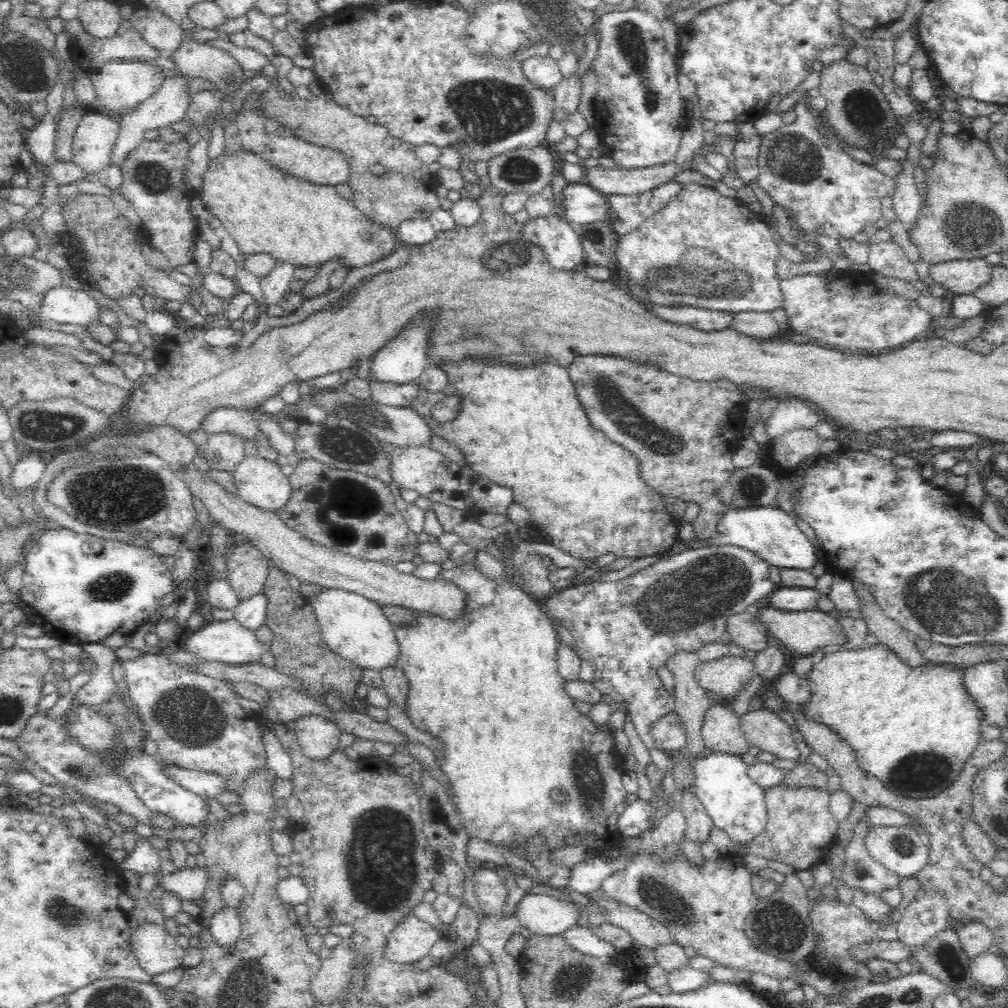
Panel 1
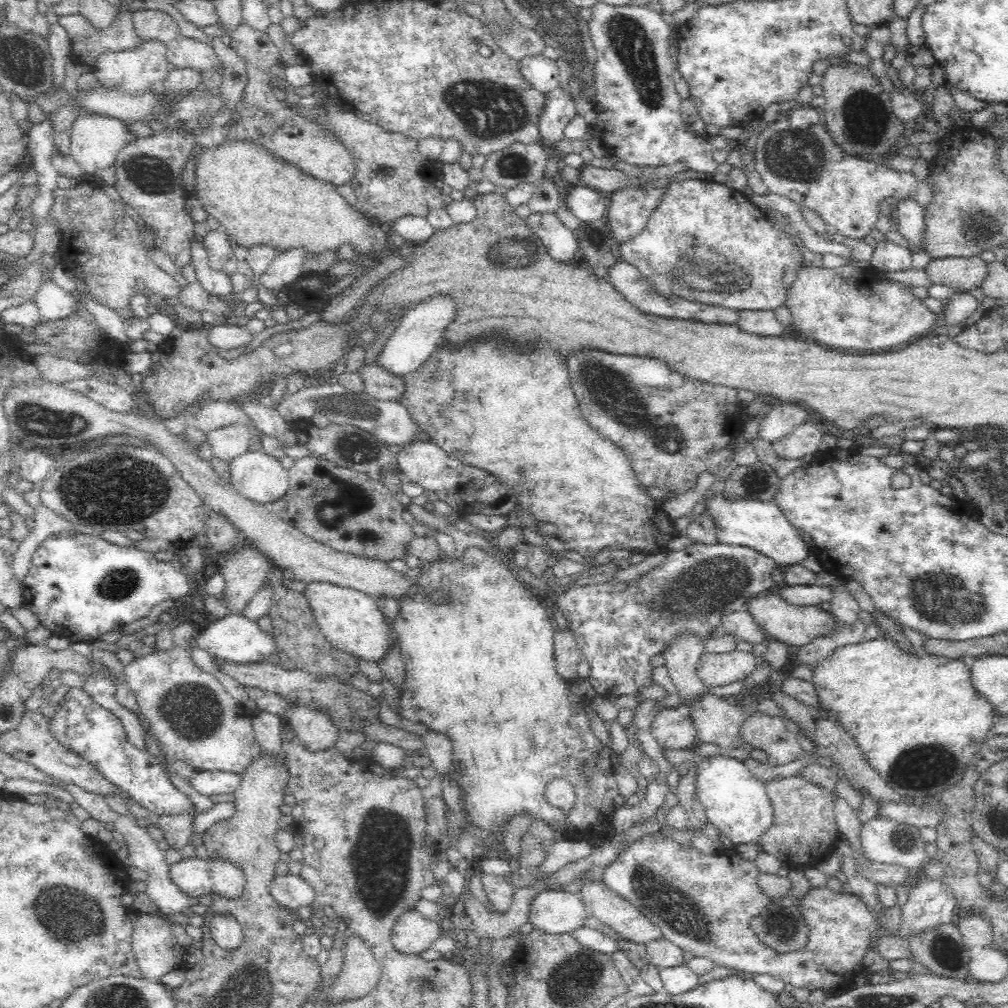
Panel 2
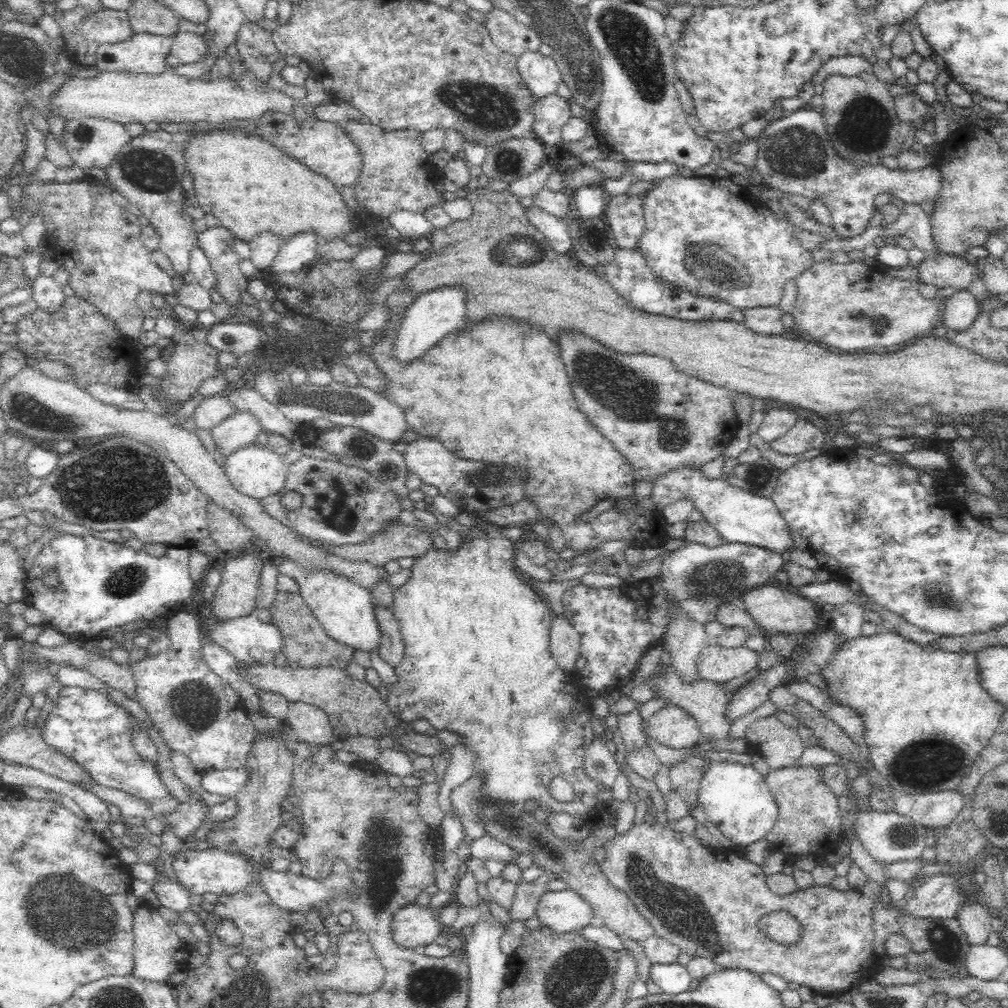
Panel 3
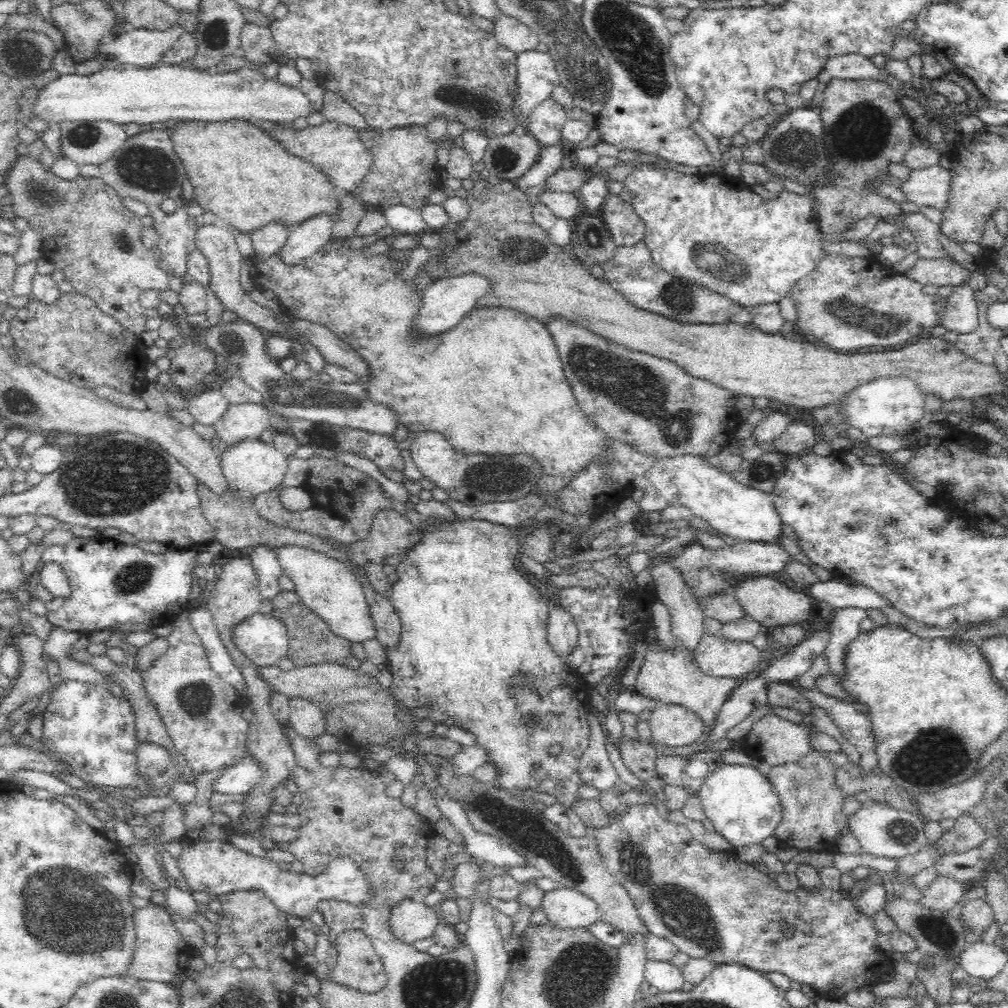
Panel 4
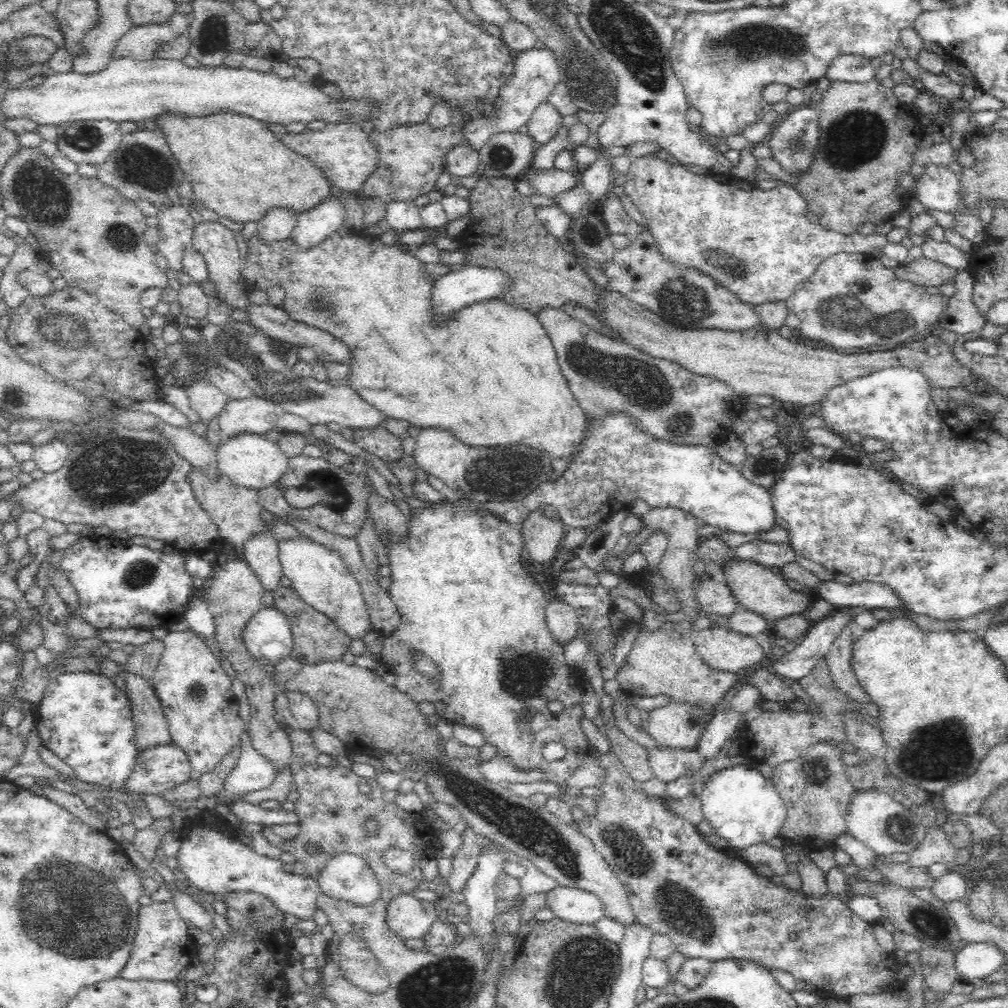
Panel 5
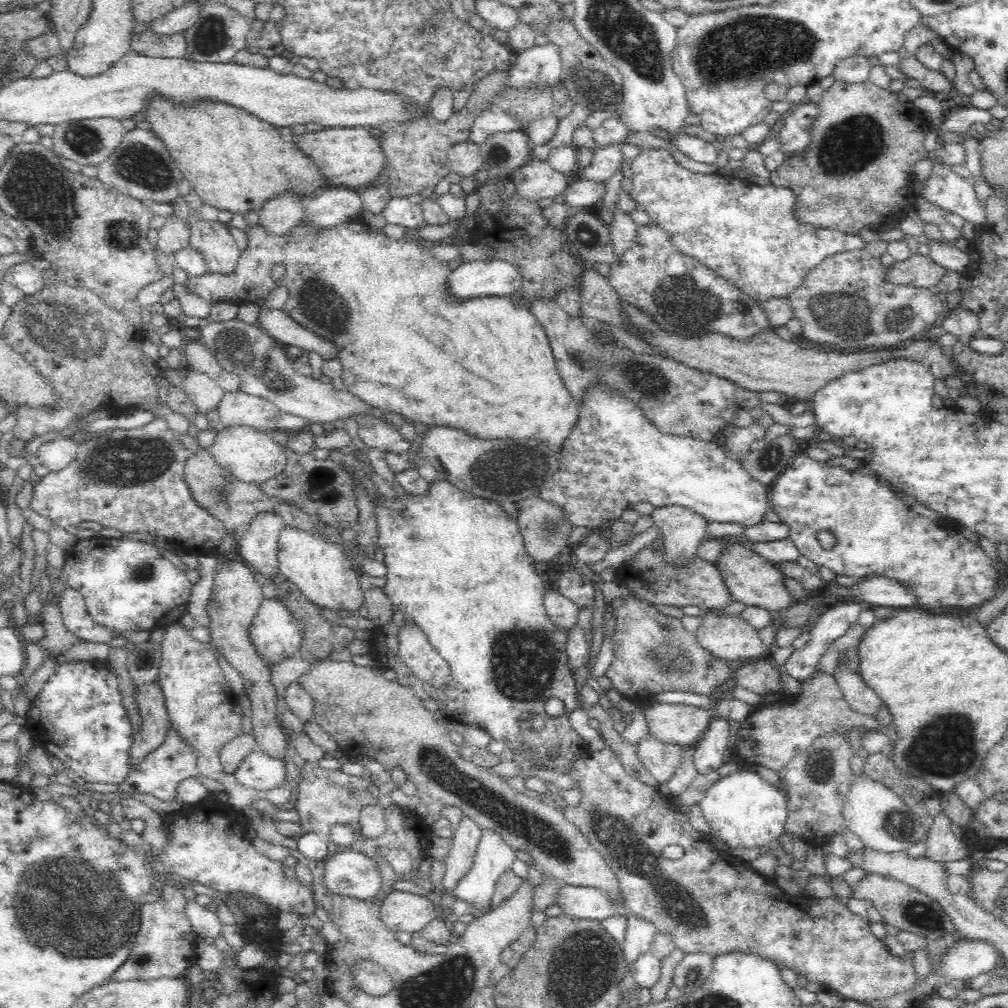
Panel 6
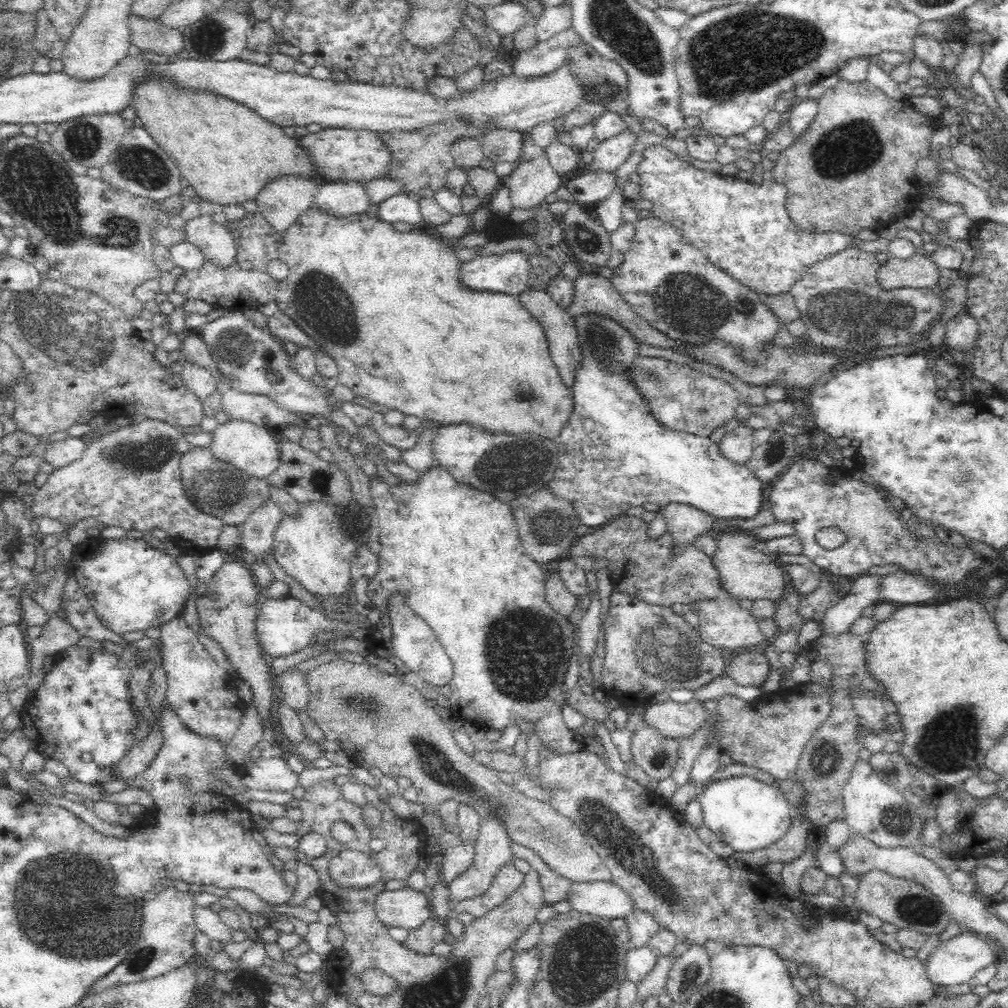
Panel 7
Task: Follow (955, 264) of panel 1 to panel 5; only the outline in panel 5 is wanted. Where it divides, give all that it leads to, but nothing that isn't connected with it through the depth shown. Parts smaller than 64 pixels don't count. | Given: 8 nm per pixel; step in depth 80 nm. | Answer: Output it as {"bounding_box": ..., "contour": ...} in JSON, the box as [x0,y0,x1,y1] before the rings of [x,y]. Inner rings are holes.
{"bounding_box":[894,256,959,288],"contour":[[[922,256],[910,263],[898,265],[894,272],[899,280],[906,280],[924,288],[928,286],[939,288],[946,282],[956,283],[959,270]]]}

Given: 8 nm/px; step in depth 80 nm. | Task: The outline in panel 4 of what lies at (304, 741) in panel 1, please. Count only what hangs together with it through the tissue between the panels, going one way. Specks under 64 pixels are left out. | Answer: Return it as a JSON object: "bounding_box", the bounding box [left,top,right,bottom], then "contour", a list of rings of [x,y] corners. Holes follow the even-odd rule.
{"bounding_box":[286,699,326,738],"contour":[[[289,699],[289,717],[286,725],[292,727],[302,738],[318,738],[326,734],[324,713],[308,700]]]}

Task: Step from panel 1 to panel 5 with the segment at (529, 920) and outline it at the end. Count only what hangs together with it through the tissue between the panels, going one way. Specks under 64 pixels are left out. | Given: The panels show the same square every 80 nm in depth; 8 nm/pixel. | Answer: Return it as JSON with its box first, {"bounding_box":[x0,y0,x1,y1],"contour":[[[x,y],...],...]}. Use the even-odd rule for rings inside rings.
{"bounding_box":[546,884,603,925],"contour":[[[556,884],[547,888],[546,907],[554,914],[553,918],[563,920],[568,924],[593,925],[603,917],[602,903],[598,901],[596,896],[590,894],[590,892],[562,887]]]}

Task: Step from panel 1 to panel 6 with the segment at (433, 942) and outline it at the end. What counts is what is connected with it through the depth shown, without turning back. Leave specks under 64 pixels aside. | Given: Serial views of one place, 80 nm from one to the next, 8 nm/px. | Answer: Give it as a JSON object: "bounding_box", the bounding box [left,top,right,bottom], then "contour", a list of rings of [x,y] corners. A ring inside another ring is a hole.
{"bounding_box":[380,892,442,934],"contour":[[[392,892],[382,904],[380,918],[392,932],[416,934],[435,918],[442,916],[438,906],[425,896],[408,892]]]}

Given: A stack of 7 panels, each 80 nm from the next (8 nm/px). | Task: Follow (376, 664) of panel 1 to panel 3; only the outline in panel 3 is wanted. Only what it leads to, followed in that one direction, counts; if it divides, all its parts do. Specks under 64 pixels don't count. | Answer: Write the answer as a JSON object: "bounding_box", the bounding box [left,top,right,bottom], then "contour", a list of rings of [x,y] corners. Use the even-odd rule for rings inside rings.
{"bounding_box":[276,561,382,655],"contour":[[[286,561],[277,563],[276,567],[280,573],[296,580],[304,601],[306,601],[326,634],[335,643],[343,644],[364,654],[370,655],[372,652],[379,652],[382,633],[369,590],[357,584],[352,584],[339,576],[331,575],[329,572],[309,574],[309,572],[302,571],[296,565]]]}

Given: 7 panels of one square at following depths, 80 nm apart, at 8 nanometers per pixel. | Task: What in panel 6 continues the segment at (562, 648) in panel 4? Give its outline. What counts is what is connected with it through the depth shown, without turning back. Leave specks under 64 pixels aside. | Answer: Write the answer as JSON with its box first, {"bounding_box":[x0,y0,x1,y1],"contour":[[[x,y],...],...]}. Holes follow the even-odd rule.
{"bounding_box":[543,590,579,634],"contour":[[[547,590],[543,605],[547,619],[562,632],[568,634],[576,626],[579,608],[570,599],[559,594],[559,591]]]}

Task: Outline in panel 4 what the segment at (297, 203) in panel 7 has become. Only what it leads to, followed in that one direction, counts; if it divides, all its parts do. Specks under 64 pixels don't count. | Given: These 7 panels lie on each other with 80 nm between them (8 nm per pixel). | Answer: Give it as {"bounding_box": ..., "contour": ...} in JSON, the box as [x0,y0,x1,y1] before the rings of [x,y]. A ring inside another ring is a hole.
{"bounding_box":[250,224,290,260],"contour":[[[266,224],[261,229],[254,230],[250,236],[254,248],[251,257],[258,260],[274,258],[284,246],[289,232],[290,228],[284,228],[277,224]]]}

